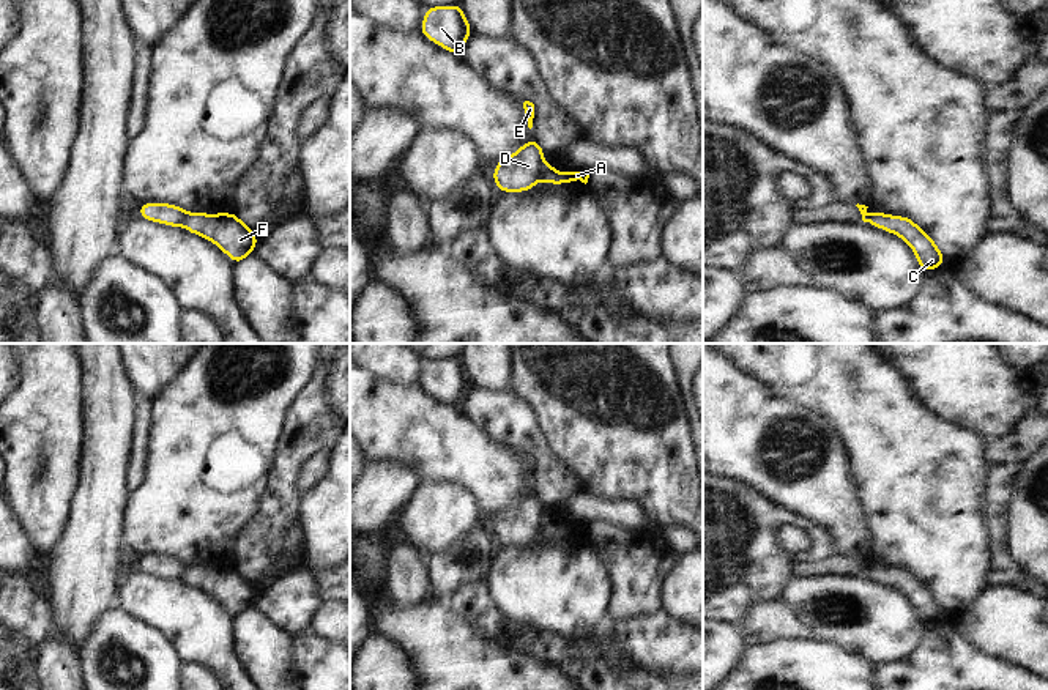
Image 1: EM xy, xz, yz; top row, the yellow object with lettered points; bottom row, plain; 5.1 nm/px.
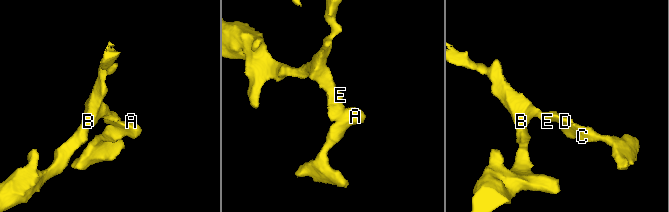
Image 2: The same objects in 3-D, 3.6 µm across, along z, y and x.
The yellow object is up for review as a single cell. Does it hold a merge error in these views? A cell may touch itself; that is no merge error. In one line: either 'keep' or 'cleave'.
cleave

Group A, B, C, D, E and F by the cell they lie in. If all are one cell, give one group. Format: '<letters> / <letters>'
A C F / B D E

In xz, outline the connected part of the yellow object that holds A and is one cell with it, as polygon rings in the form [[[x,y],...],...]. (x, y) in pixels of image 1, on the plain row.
[[[544,517],[544,525],[542,525],[542,532],[547,537],[570,537],[575,532],[580,532],[582,536],[588,536],[589,531],[589,525],[575,525],[572,520],[570,523],[563,528],[556,520],[550,518],[550,517]]]

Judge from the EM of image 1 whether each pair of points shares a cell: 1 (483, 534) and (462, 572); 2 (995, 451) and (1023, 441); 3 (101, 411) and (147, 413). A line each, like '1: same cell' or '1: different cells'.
1: same cell
2: same cell
3: different cells

